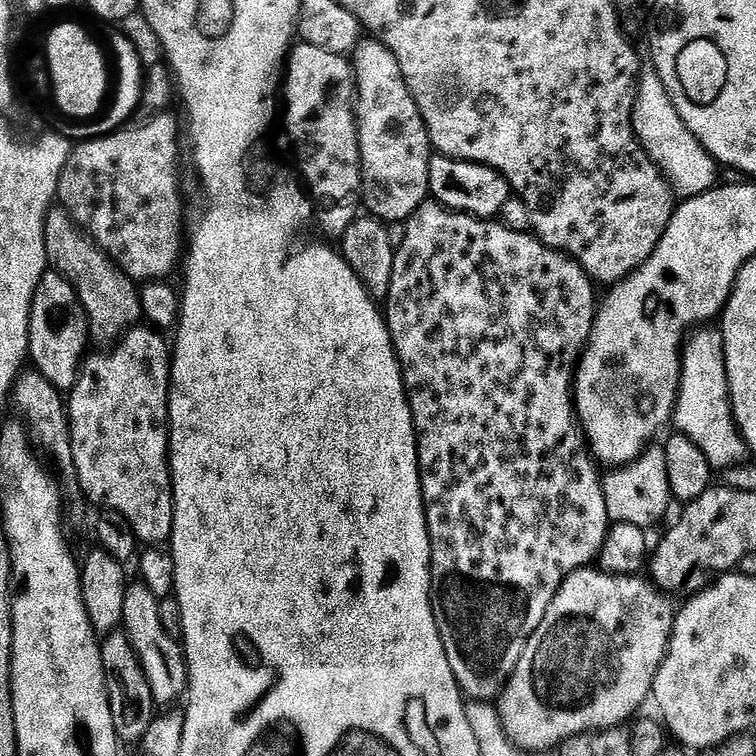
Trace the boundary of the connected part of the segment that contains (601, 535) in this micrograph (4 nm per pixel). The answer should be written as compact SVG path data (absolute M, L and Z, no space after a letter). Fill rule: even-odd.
M431 198L424 201L424 203L418 206L418 210L409 220L403 225L404 237L399 237L398 243L396 244L396 257L394 258L394 274L390 274L390 290L386 297L386 319L388 322L388 333L392 335L392 345L396 348L396 356L400 359L400 371L404 373L404 389L408 391L408 405L412 408L412 421L416 423L416 434L418 437L418 447L420 450L420 489L424 495L424 513L426 514L426 522L428 523L428 533L430 534L430 542L432 543L432 609L434 610L434 618L436 619L436 625L440 631L440 637L444 639L444 649L446 650L446 658L450 662L450 670L454 670L454 678L460 683L460 691L469 701L472 702L492 702L497 699L499 693L496 690L496 686L482 686L482 684L490 684L492 678L480 678L484 676L482 672L500 656L504 644L508 642L510 636L514 636L520 628L524 630L524 634L534 634L534 630L538 630L538 622L542 622L542 618L546 614L546 610L550 606L550 602L554 598L554 594L562 586L564 580L558 580L560 572L565 572L568 576L572 572L577 572L580 568L587 568L599 557L600 552L603 550L604 540L607 538L608 531L610 529L610 521L606 510L606 499L603 497L603 486L602 472L598 467L597 461L594 459L590 451L590 443L588 437L584 435L583 429L580 427L577 421L576 406L574 403L574 364L568 359L571 358L572 352L568 347L579 349L581 345L587 341L591 331L592 322L596 318L596 310L598 307L598 295L596 296L597 289L594 287L594 281L589 278L584 269L581 268L580 263L577 260L572 260L565 252L559 252L554 250L550 246L546 246L535 236L531 231L519 232L518 230L510 230L504 224L497 222L495 219L480 220L476 216L467 216L465 212L453 212L450 208L445 208L443 204L439 204L436 200ZM528 428L552 428L552 432L556 432L556 428L560 428L560 432L564 432L564 428L570 428L568 434L560 440L558 446L566 446L566 440L574 440L576 446L570 448L570 456L568 460L562 462L562 468L540 468L540 480L532 482L530 486L530 480L528 480ZM534 488L534 540L540 538L544 540L540 544L540 548L548 548L548 550L540 550L540 552L550 552L550 554L556 554L556 560L558 562L564 562L562 568L560 564L552 564L552 560L528 560L528 490Z

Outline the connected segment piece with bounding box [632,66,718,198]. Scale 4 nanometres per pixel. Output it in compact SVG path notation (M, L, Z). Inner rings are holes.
M648 66L641 71L636 90L636 105L632 111L632 125L640 144L648 152L672 185L673 193L677 197L700 196L717 187L716 171L718 165L712 155L700 145L700 140L678 114L662 78L658 78L656 69Z

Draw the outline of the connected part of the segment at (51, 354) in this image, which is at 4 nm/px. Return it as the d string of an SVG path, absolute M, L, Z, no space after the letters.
M49 270L38 282L30 306L30 334L28 335L28 356L33 360L35 371L45 376L61 393L72 391L80 372L80 365L86 355L90 321L84 305L69 280L59 272Z

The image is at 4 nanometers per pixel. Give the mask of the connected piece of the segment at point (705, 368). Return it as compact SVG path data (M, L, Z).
M704 326L693 331L683 345L674 425L679 435L690 438L690 442L694 442L694 446L706 454L706 462L710 462L714 470L723 470L745 463L750 453L732 414L732 397L728 394L728 371L724 357L724 334L719 327L712 327L716 326Z

